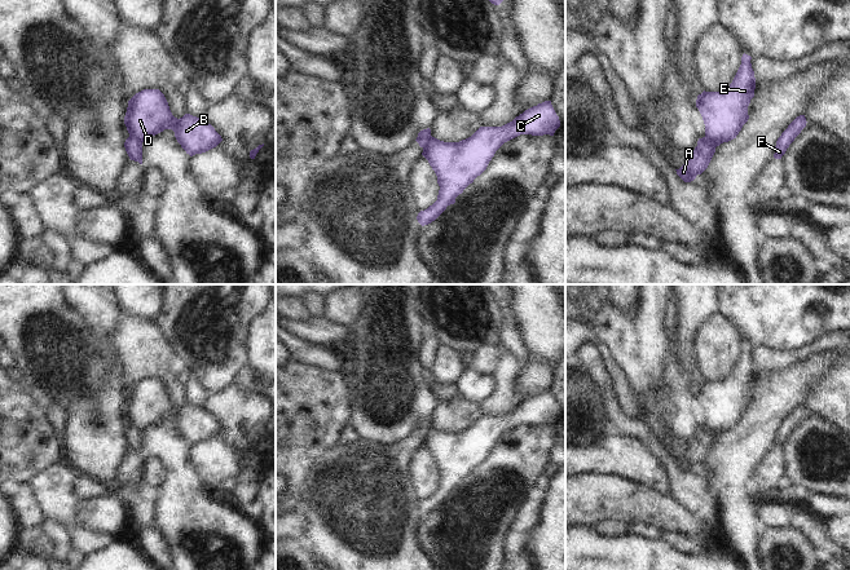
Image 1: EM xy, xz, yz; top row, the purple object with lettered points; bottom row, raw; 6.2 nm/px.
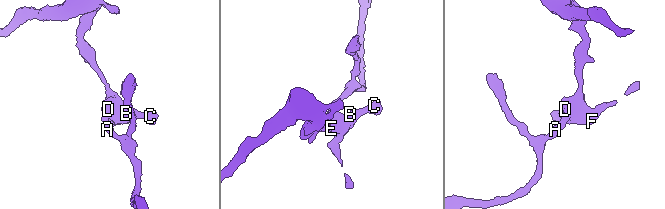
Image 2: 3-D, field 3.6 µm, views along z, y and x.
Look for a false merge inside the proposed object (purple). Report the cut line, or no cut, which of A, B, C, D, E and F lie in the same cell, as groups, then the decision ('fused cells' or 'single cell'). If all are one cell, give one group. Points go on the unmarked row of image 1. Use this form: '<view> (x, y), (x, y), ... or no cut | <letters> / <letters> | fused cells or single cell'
yz (705, 425), (717, 434) | A / B C D E F | fused cells

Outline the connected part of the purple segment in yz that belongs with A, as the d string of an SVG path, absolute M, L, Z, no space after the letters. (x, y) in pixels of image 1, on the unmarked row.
M706 427L699 428L697 436L688 445L687 451L679 458L675 459L677 464L684 470L691 472L696 468L697 464L701 464L709 455L717 433L708 429Z

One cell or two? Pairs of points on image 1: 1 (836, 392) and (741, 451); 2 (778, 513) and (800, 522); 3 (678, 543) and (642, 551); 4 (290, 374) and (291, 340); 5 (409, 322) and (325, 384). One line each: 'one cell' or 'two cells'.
1: two cells
2: two cells
3: two cells
4: two cells
5: two cells

